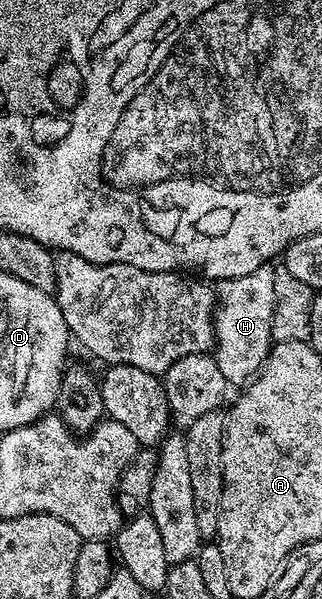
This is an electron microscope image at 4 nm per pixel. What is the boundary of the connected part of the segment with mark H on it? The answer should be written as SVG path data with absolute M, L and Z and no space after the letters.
M273 264L258 267L250 275L217 282L217 309L213 314L216 339L212 356L221 368L222 377L231 386L248 384L268 360L268 353L274 342L272 325L274 315L274 273Z

